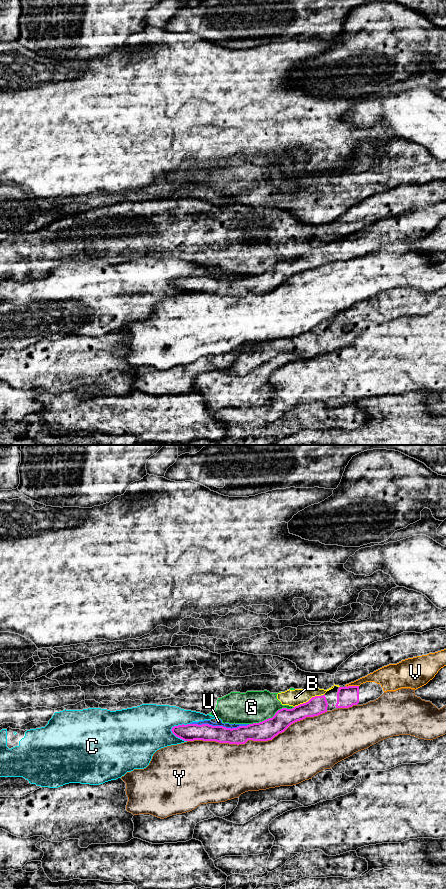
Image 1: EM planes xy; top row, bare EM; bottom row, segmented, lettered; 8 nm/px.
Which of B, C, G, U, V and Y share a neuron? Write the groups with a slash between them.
B G / C U / V / Y

